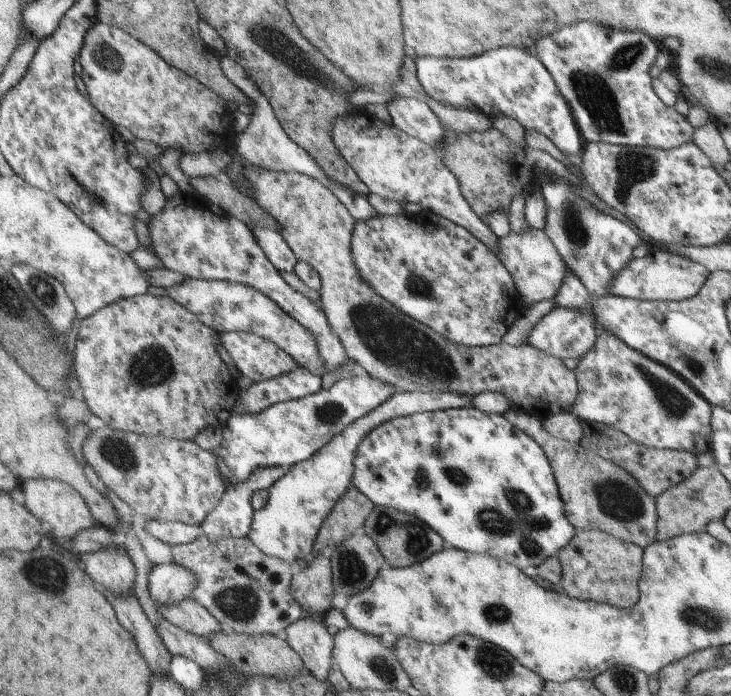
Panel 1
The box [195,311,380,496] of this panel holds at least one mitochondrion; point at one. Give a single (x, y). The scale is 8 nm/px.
(327, 414)

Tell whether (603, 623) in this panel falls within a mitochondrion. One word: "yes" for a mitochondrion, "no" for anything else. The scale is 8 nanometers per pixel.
no

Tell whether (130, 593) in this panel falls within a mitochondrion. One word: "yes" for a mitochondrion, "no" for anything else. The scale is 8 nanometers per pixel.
no

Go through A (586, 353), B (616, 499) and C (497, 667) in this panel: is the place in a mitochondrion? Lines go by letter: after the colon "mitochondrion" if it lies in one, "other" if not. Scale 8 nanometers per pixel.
A: other
B: mitochondrion
C: mitochondrion

